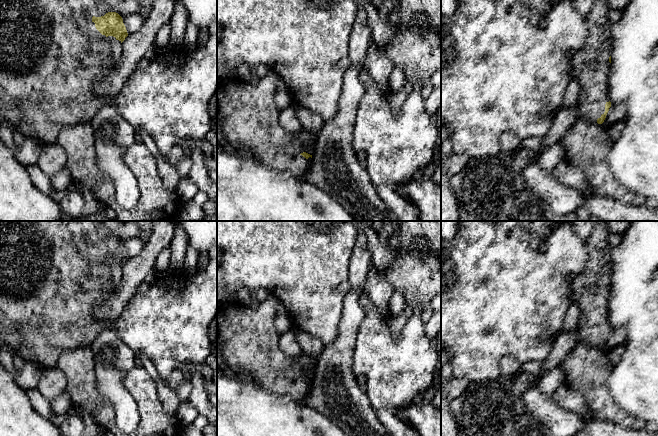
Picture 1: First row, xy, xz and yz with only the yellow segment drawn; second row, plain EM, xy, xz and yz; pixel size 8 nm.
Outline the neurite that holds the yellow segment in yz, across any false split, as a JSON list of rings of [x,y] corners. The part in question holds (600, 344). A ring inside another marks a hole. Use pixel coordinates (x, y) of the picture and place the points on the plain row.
[[[573,221],[574,228],[588,248],[588,259],[583,272],[572,284],[570,303],[577,304],[580,309],[578,327],[580,341],[592,347],[608,352],[626,341],[625,328],[612,328],[609,324],[609,294],[613,288],[612,279],[612,246],[609,242],[610,233],[607,221]]]

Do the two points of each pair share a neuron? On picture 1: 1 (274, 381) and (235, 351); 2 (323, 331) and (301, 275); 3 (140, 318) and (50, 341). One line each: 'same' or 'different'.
1: same
2: same
3: different

